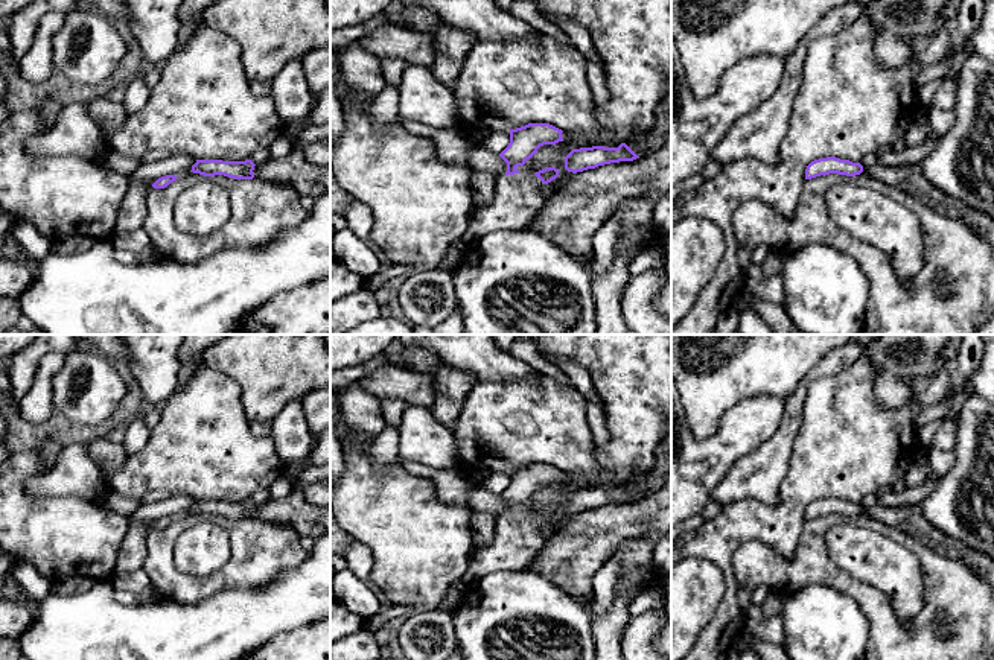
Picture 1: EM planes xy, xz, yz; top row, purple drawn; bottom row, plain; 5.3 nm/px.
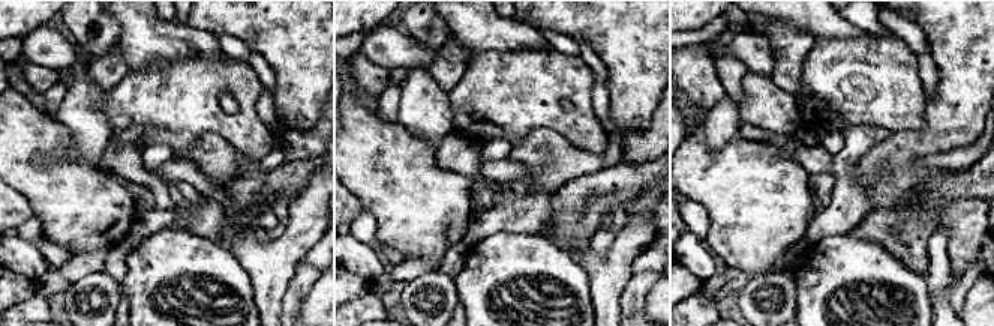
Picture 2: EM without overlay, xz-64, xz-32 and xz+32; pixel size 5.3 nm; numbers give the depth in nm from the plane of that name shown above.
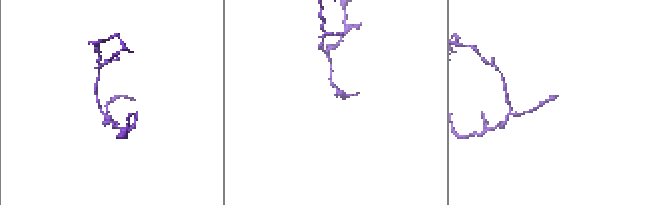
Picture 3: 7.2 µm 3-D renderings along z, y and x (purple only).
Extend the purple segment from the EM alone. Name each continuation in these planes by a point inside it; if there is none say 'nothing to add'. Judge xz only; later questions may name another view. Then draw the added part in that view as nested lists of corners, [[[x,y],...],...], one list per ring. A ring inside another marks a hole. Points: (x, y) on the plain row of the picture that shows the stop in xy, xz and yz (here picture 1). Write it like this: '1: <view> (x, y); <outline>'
1: xz (516, 543); [[[524,512],[498,517],[493,541],[475,549],[466,579],[473,582],[499,570],[527,572],[546,543],[539,534],[543,526]]]

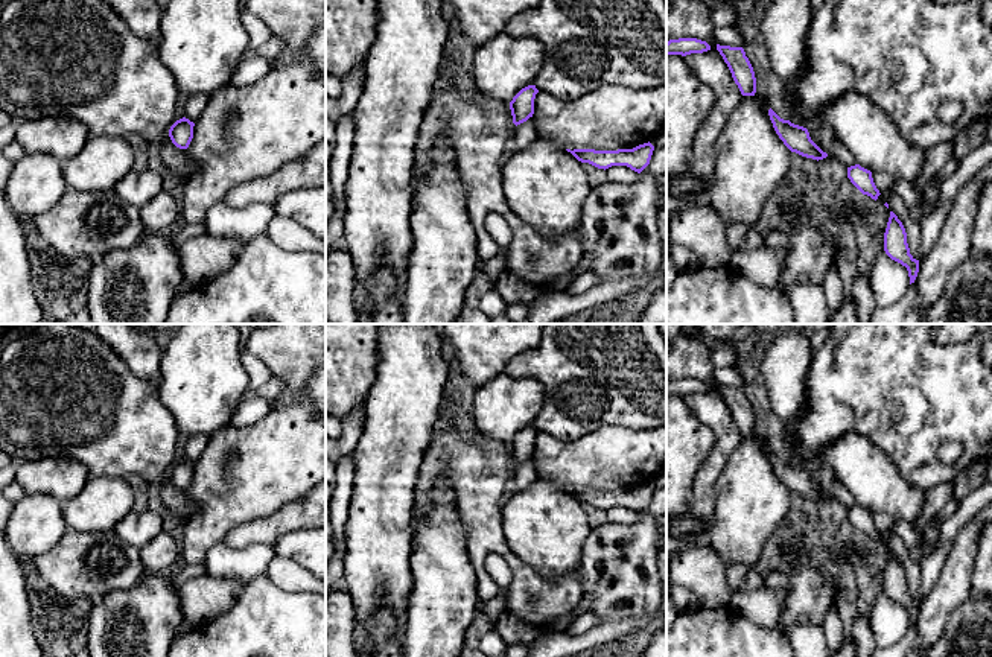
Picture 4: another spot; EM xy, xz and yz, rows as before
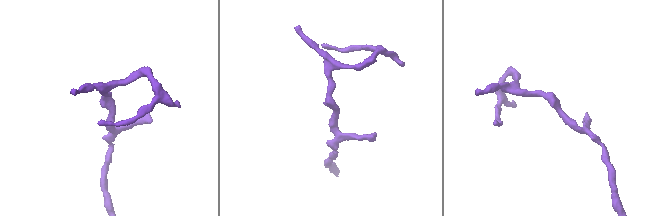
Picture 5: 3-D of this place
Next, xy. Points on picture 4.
nothing to add

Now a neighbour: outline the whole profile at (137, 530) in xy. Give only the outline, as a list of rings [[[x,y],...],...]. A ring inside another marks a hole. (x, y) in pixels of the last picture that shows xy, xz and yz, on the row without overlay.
[[[149,508],[141,513],[131,511],[117,523],[114,531],[122,541],[141,549],[163,531],[163,520]]]

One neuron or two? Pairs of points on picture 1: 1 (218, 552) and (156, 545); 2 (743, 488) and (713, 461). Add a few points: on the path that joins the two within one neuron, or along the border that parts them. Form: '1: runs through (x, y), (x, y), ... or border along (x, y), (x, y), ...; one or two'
1: border along (198, 522), (174, 546), (174, 564), (194, 577); two
2: border along (754, 450), (743, 455), (732, 466), (710, 498); two

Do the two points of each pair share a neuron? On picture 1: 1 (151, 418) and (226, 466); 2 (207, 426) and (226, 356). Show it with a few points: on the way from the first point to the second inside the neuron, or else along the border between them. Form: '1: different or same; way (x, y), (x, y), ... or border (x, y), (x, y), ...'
1: different; border (162, 411), (160, 420), (152, 429)
2: different; border (201, 364), (226, 373), (238, 385), (242, 402)

